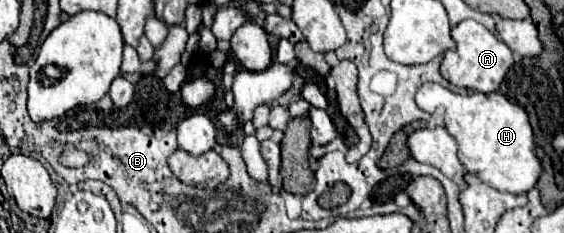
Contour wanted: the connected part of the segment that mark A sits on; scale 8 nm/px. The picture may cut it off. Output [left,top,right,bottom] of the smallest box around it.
[440,19,514,93]

